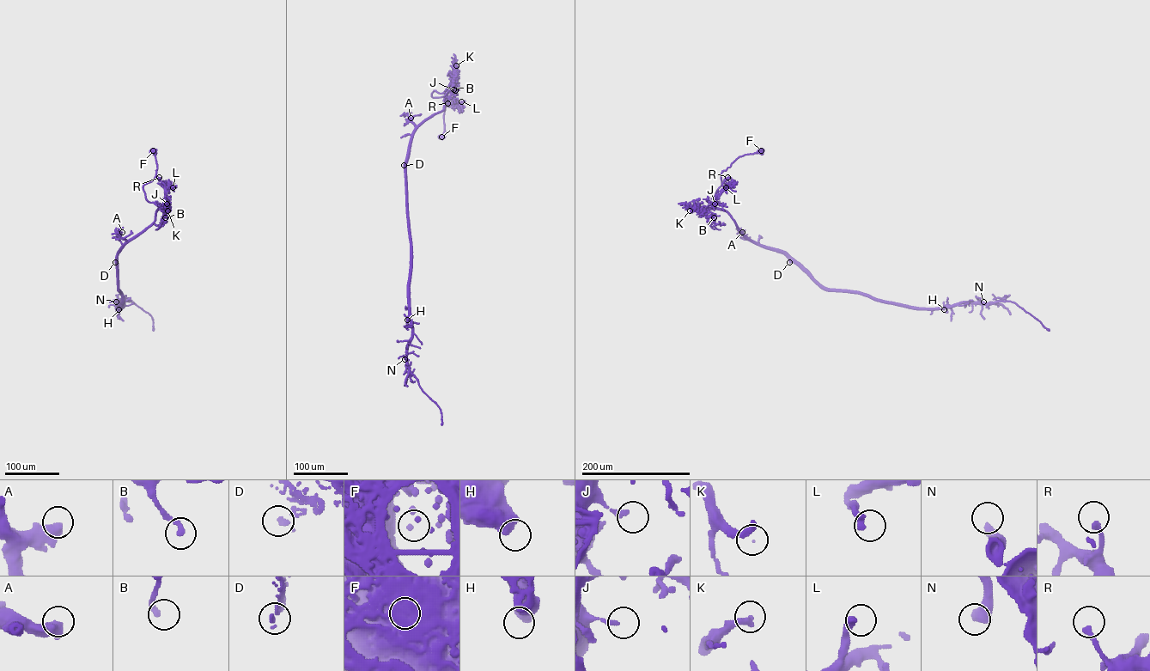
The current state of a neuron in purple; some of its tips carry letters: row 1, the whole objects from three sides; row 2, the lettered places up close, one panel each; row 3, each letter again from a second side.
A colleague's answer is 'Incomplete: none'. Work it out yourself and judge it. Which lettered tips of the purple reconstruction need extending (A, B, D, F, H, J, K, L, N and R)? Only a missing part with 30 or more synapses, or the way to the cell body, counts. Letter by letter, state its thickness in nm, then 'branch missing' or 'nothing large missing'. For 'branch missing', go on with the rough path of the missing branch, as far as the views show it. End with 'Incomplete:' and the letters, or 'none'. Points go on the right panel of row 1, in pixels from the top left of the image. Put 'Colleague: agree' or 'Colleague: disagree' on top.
Colleague: agree
A: 600 nm thick; nothing large missing
B: 280 nm thick; nothing large missing
D: 120 nm thick; nothing large missing
F: 140 nm thick; nothing large missing
H: 750 nm thick; nothing large missing
J: 240 nm thick; nothing large missing
K: 380 nm thick; nothing large missing
L: 360 nm thick; nothing large missing
N: 420 nm thick; nothing large missing
R: 260 nm thick; nothing large missing
Incomplete: none

